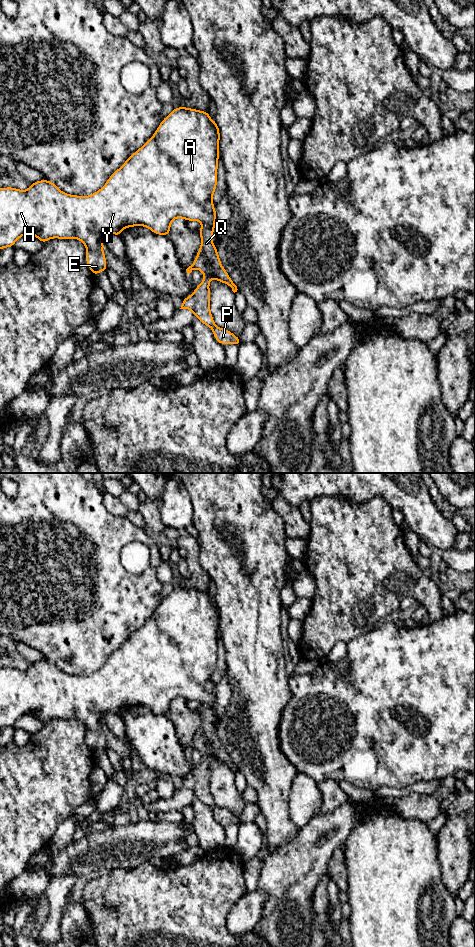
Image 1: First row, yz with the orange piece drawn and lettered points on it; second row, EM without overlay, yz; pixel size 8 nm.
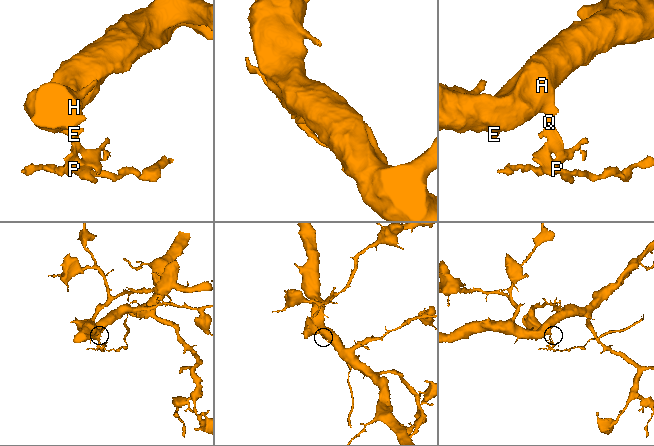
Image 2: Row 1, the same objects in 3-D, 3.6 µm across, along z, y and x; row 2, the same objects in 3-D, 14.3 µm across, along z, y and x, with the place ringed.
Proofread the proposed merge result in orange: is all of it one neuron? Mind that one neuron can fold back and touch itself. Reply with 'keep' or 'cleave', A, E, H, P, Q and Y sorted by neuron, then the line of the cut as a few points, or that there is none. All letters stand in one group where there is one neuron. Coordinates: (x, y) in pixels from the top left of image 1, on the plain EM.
cleave; groups A E H Y / P Q; cut yz (203, 705), (208, 705), (213, 710)

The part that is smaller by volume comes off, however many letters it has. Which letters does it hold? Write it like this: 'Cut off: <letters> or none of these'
Cut off: P, Q

